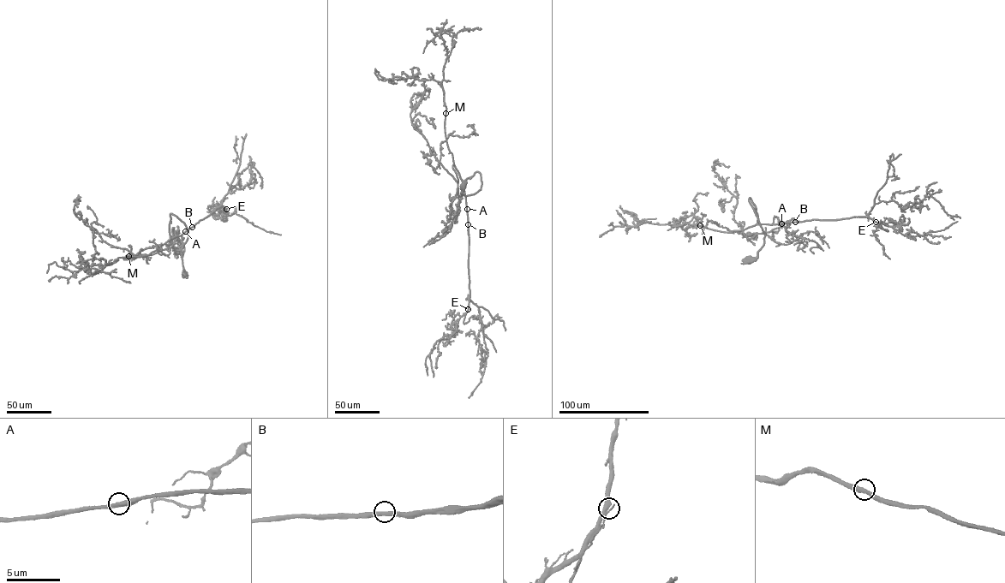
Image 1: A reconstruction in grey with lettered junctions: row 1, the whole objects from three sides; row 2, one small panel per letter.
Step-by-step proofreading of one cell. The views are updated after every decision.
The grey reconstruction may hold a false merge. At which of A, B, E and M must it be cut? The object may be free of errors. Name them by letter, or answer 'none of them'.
none of them

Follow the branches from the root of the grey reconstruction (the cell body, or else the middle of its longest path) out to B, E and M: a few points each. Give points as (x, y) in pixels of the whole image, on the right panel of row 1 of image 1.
B: (747, 261), (756, 257), (764, 235), (750, 198), (755, 206), (757, 224), (795, 222)
E: (747, 261), (756, 257), (764, 235), (750, 198), (755, 206), (757, 224), (858, 217), (869, 217), (876, 222)
M: (747, 261), (756, 257), (764, 235), (749, 200), (750, 199), (757, 215), (755, 224), (730, 232), (700, 225)

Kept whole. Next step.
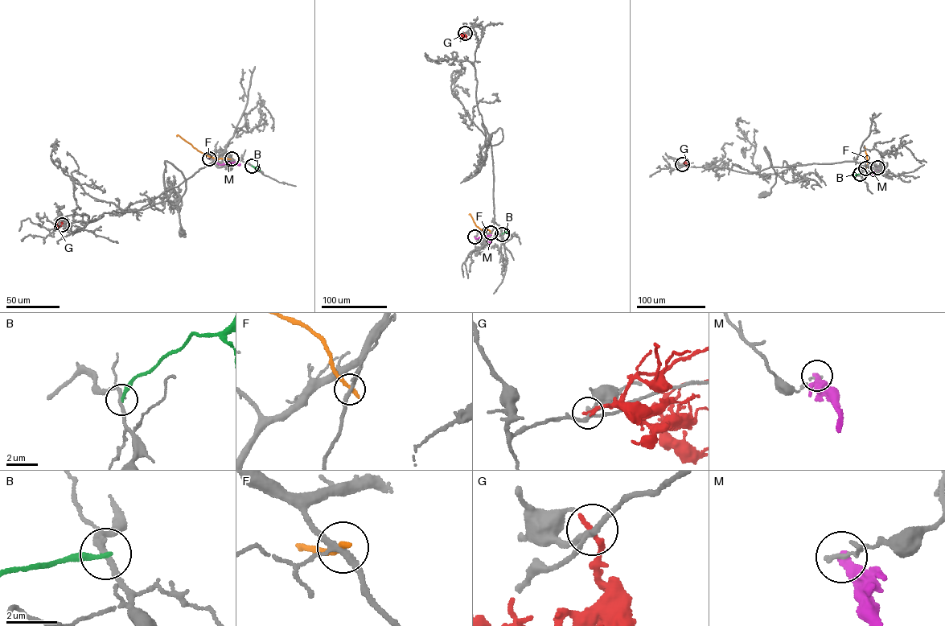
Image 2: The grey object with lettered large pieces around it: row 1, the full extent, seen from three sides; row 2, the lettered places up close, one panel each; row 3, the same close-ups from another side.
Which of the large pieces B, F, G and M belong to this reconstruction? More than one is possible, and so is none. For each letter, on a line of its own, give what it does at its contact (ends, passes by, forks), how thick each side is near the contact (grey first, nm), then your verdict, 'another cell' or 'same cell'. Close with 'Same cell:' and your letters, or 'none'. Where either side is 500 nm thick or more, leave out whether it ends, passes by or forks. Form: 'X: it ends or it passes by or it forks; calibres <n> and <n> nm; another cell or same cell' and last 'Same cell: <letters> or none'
B: it ends; calibres 220 and 200 nm; another cell
F: it ends; calibres 200 and 280 nm; another cell
G: it ends; calibres 200 and 240 nm; another cell
M: it ends; calibres 170 and 280 nm; another cell
Same cell: none

